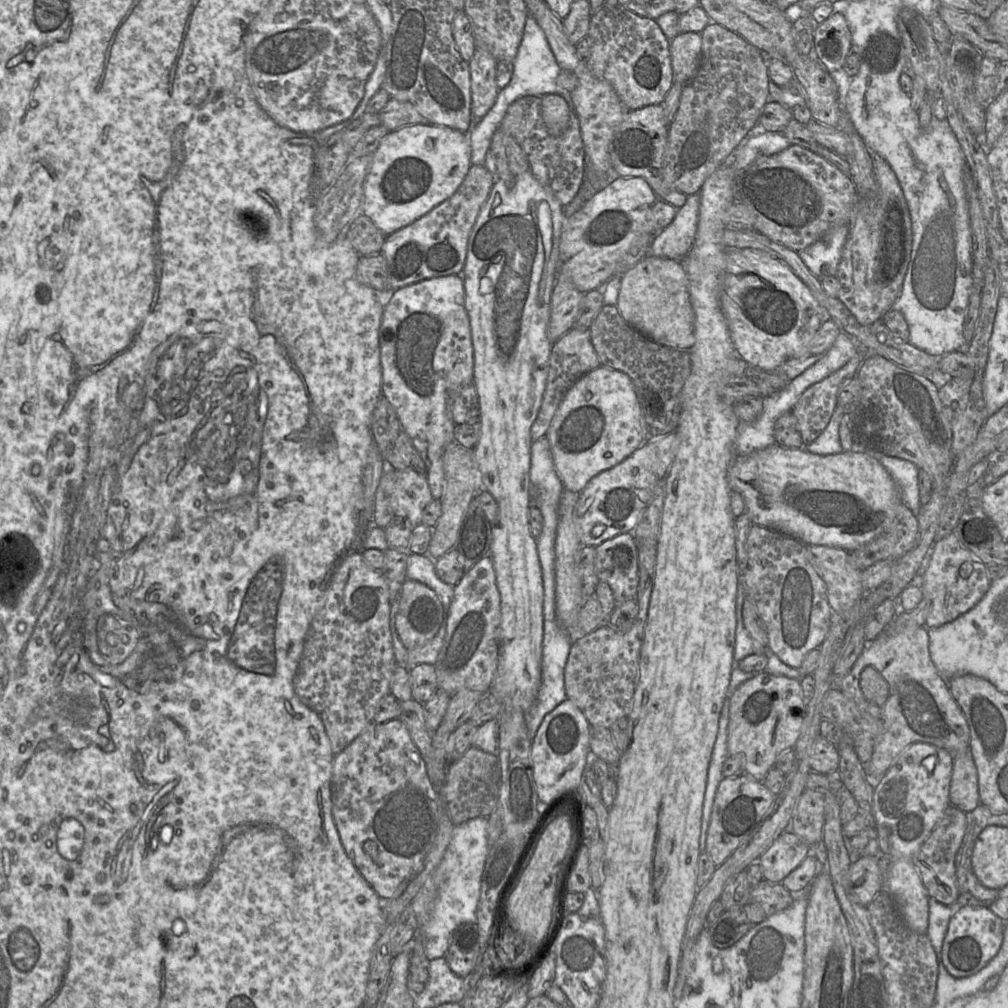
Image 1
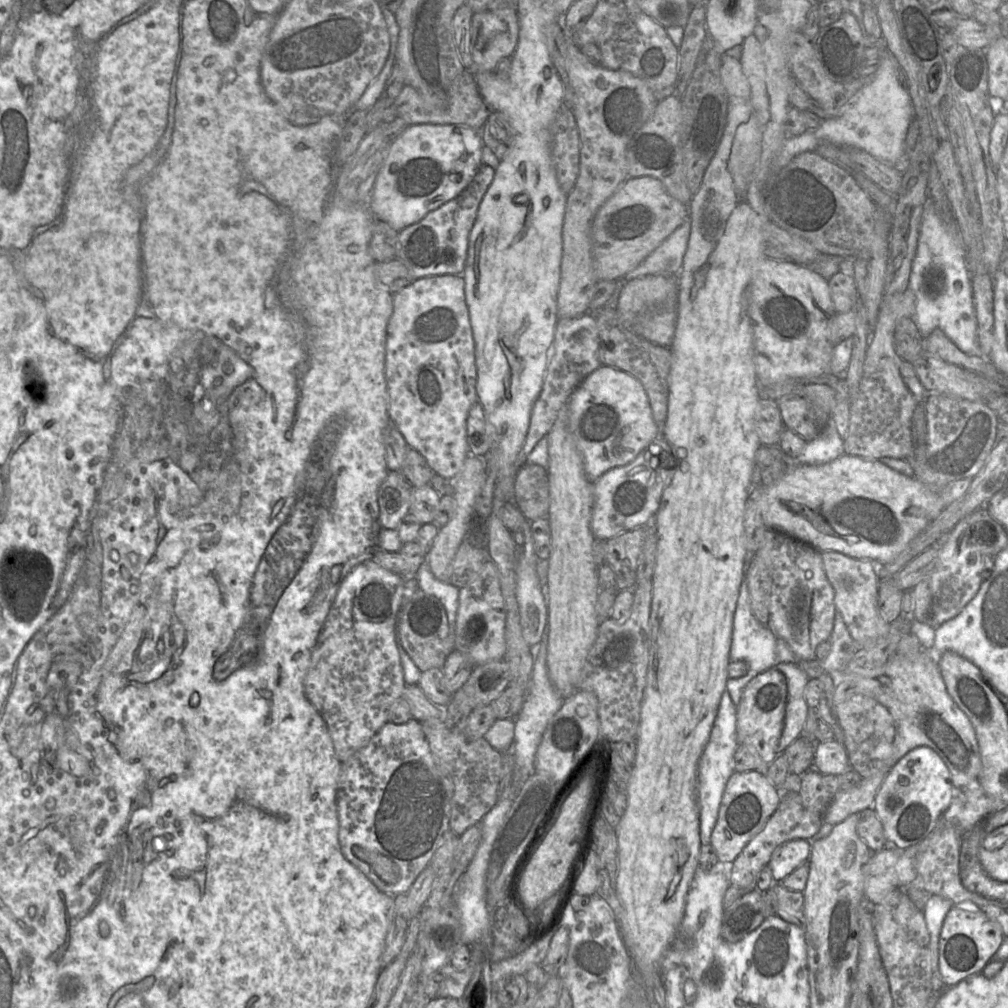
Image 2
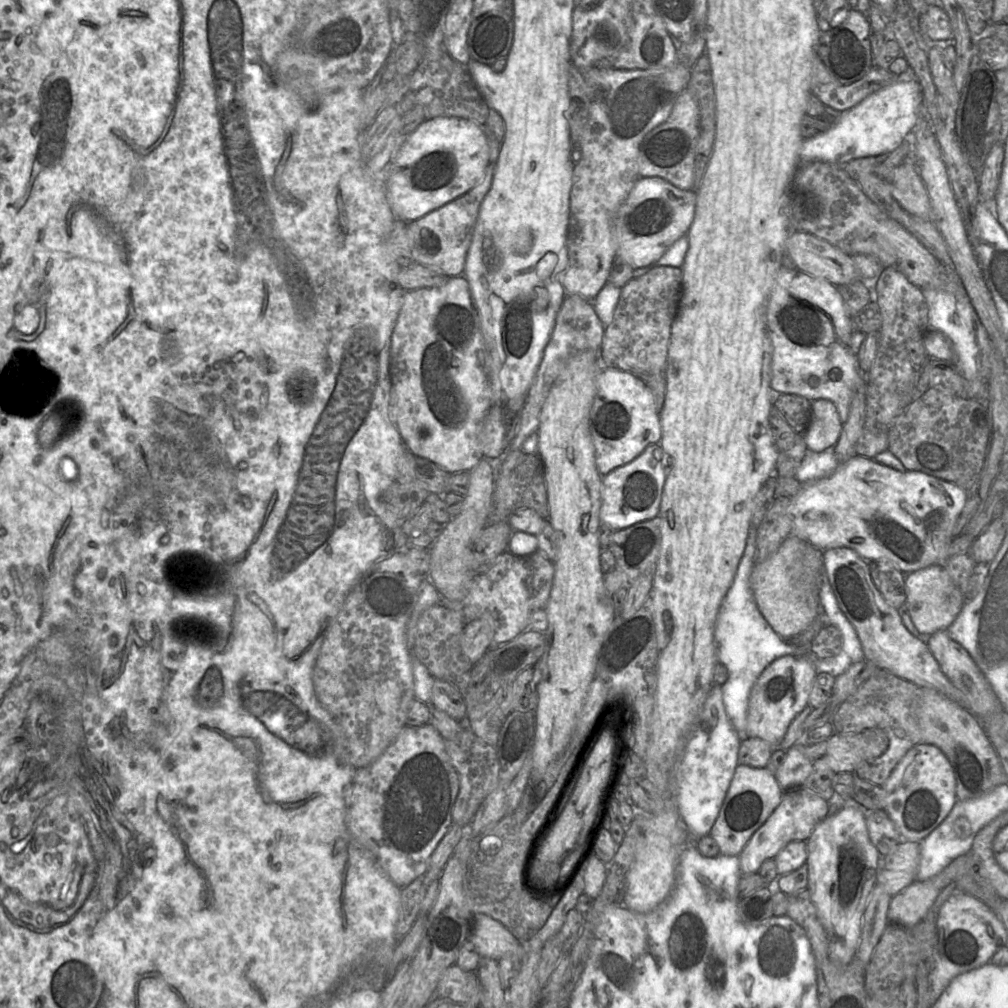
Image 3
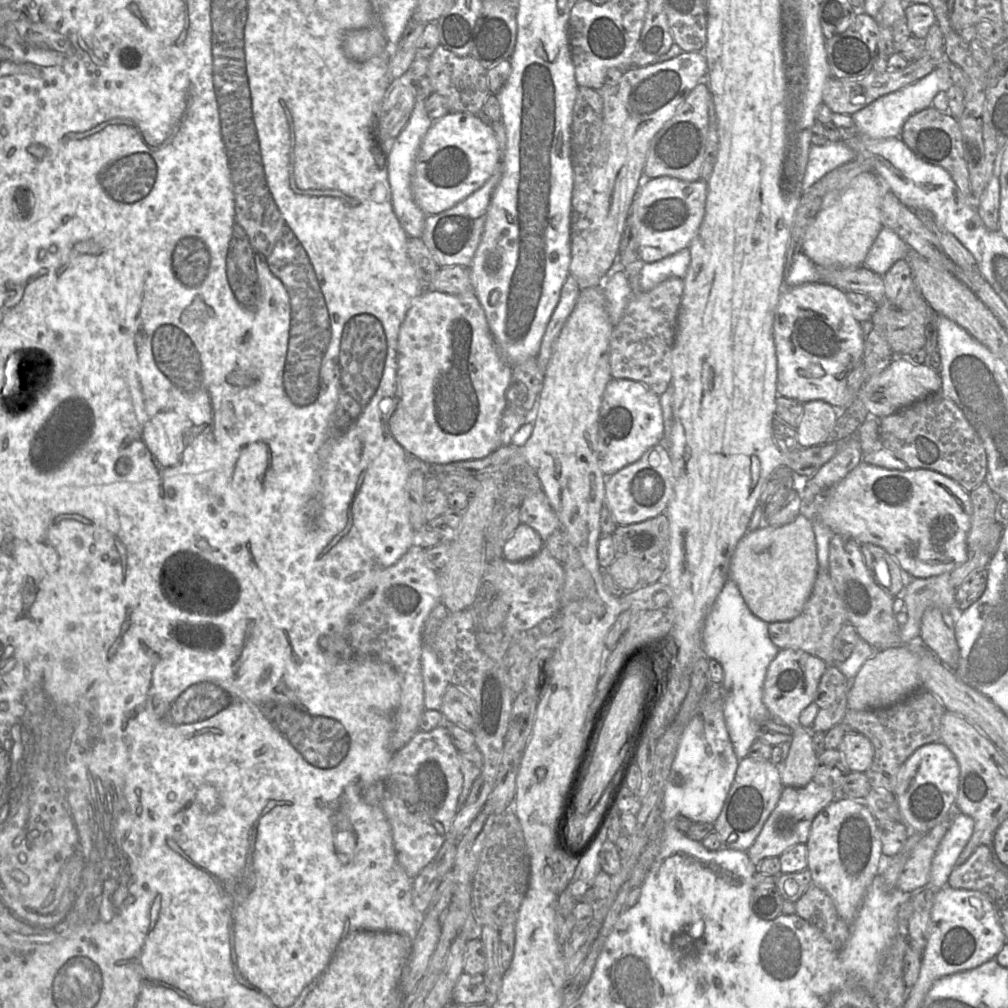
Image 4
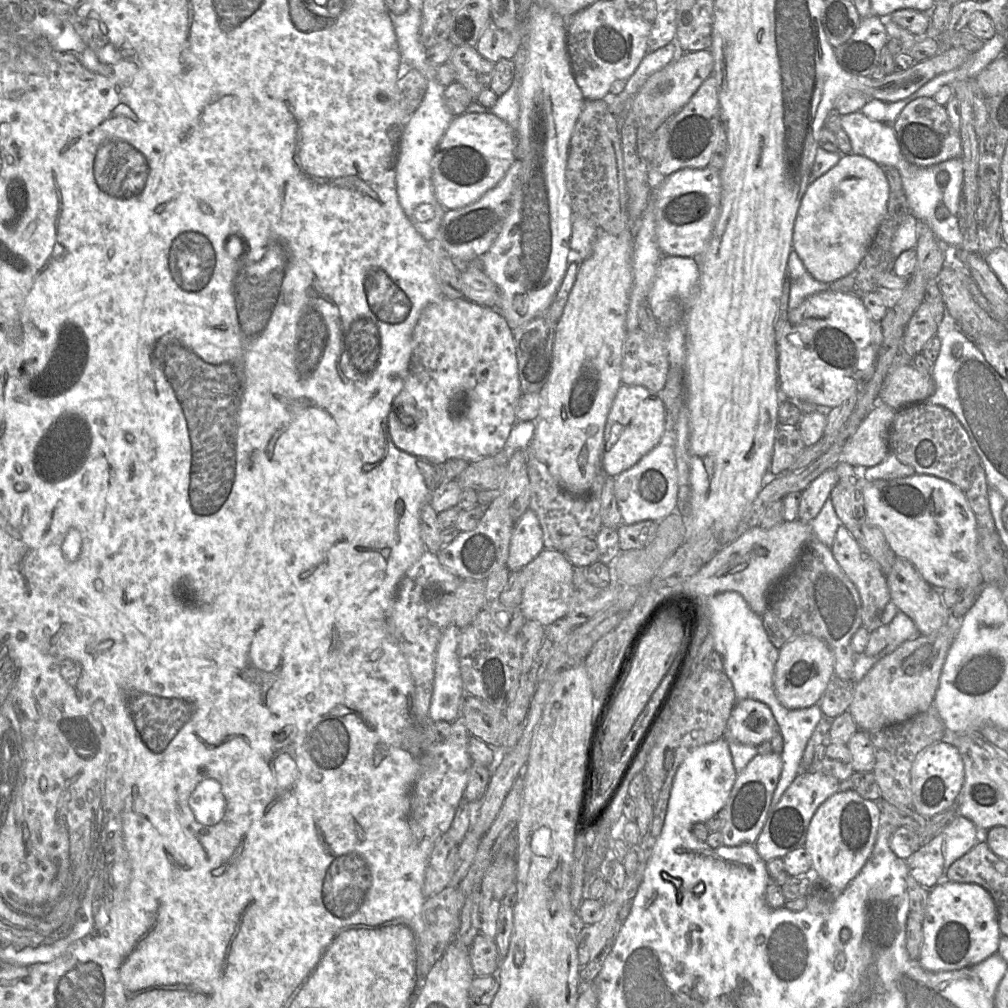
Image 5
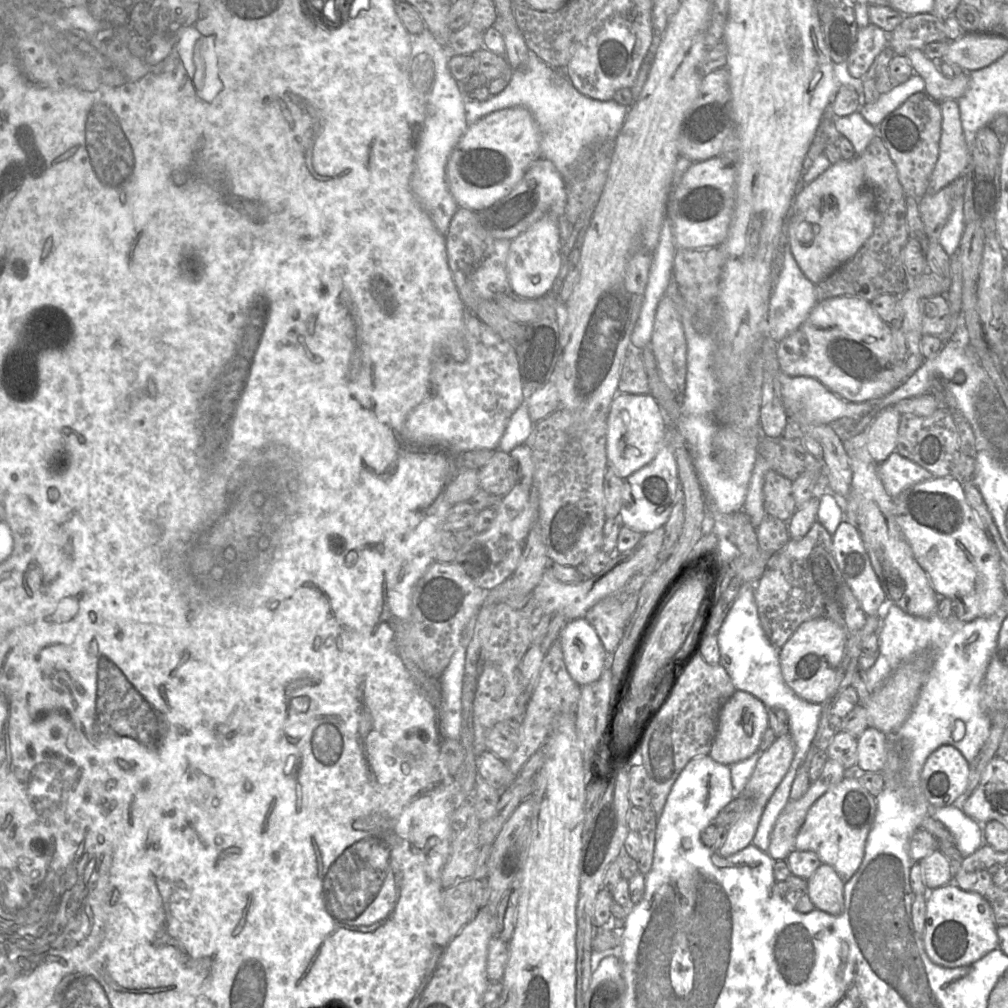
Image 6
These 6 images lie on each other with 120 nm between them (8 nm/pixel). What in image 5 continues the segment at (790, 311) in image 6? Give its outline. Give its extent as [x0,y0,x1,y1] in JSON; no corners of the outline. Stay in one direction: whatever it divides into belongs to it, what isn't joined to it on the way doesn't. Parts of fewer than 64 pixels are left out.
[787,250,830,310]

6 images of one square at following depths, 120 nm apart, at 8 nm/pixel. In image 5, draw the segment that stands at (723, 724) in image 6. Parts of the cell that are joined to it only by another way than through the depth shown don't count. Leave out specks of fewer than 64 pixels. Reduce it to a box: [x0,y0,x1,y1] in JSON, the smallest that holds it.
[724,699,779,746]

